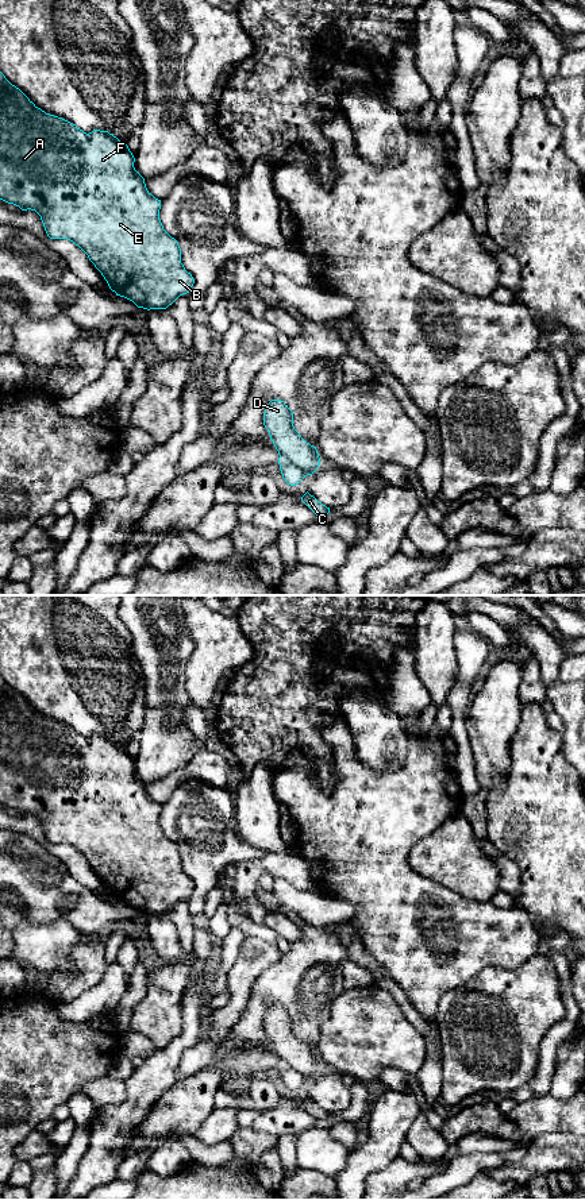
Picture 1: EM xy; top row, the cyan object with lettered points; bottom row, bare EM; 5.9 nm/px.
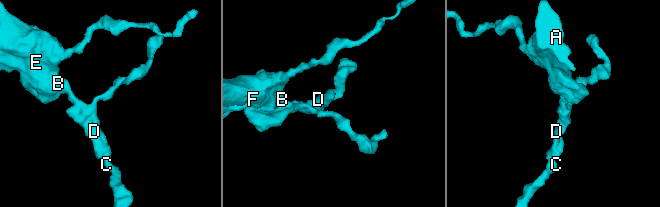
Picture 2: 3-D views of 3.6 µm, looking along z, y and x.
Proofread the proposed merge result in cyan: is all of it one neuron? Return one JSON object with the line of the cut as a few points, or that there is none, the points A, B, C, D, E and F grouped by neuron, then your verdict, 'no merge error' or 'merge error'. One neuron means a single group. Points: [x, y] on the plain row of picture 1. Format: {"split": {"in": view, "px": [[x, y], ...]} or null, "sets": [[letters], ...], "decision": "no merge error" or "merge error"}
{"split": {"in": "xy", "px": [[280, 1069], [295, 1068], [307, 1079]]}, "sets": [["A", "B", "E", "F"], ["C", "D"]], "decision": "merge error"}

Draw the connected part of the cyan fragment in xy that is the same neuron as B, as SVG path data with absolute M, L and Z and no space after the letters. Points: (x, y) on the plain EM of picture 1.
M0 676L0 804L35 815L50 844L68 844L78 850L101 877L116 900L143 914L166 914L190 896L195 884L181 868L181 853L159 825L161 804L146 792L134 772L128 751L108 736L86 738L76 729L46 718Z

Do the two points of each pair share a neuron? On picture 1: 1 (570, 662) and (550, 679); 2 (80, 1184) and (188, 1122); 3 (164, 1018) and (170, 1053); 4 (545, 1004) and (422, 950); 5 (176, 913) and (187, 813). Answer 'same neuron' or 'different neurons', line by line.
1: different neurons
2: different neurons
3: different neurons
4: different neurons
5: different neurons

